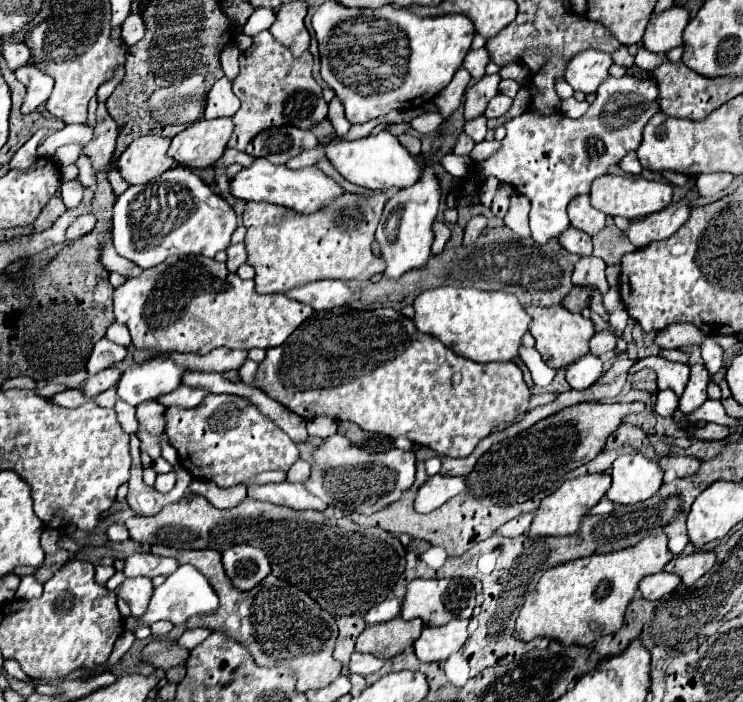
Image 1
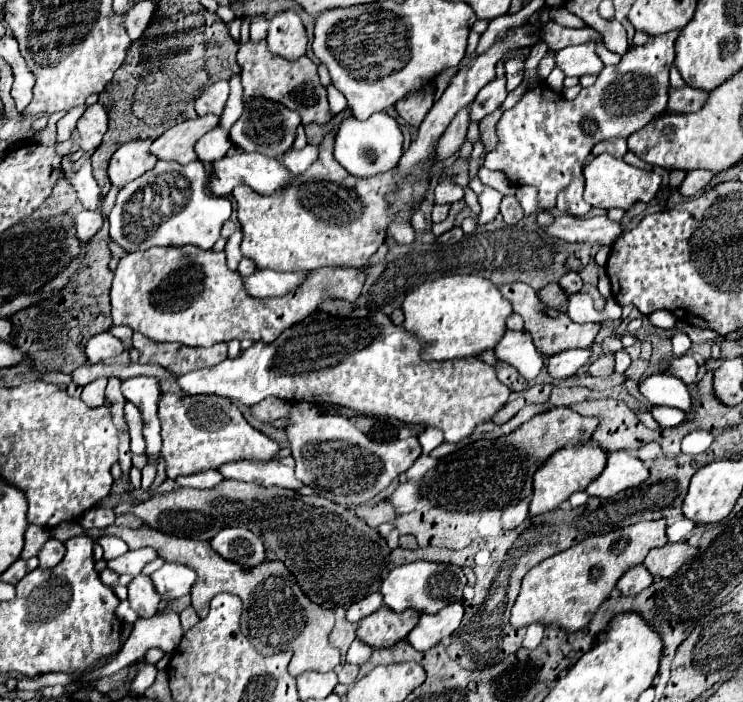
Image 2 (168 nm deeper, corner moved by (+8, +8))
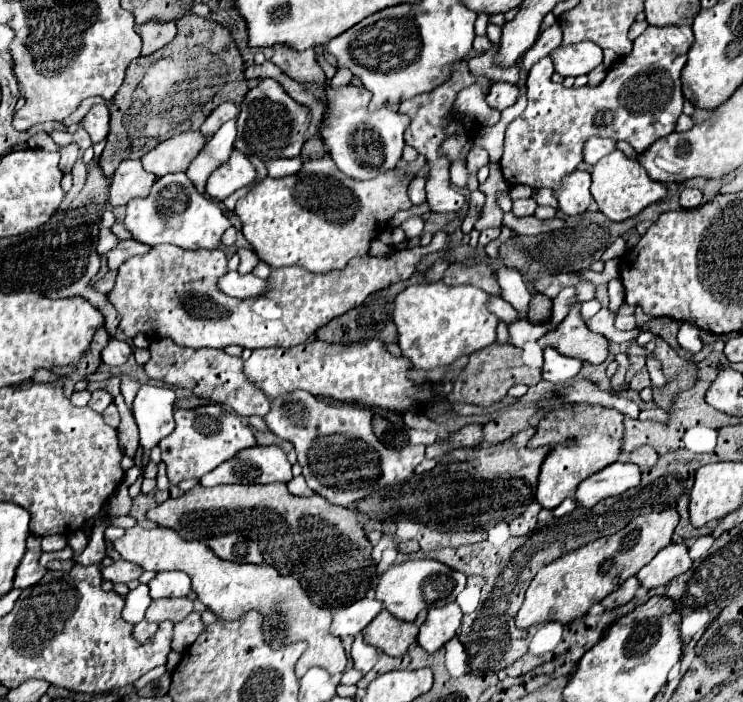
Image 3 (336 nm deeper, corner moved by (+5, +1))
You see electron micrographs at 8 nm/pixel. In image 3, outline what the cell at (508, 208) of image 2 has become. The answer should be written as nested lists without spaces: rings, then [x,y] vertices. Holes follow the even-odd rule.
[[[522,199],[522,201],[514,201],[512,205],[512,215],[516,217],[526,217],[526,215],[532,215],[536,209],[534,205],[534,199]]]

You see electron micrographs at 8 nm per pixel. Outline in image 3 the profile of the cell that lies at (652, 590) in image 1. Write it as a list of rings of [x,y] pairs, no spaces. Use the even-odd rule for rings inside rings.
[[[630,577],[628,581],[624,581],[614,593],[610,593],[608,597],[602,599],[602,605],[606,609],[614,609],[614,607],[620,607],[620,605],[626,605],[630,603],[634,597],[636,597],[636,591],[640,589],[640,581],[638,577]]]

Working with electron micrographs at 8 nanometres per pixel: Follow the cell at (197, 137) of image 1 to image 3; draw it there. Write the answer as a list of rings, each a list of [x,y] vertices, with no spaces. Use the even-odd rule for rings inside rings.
[[[186,131],[166,141],[160,141],[156,149],[148,151],[142,157],[142,165],[146,171],[154,173],[156,177],[162,177],[166,173],[186,171],[190,161],[200,153],[204,145],[206,145],[206,135],[202,135],[200,131]]]

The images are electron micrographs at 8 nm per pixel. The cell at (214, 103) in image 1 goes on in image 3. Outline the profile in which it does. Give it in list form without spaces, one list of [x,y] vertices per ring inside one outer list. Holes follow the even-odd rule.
[[[224,101],[224,103],[220,103],[220,105],[206,117],[206,121],[202,123],[200,131],[202,131],[204,135],[214,135],[214,133],[220,129],[222,123],[226,123],[228,119],[236,119],[236,117],[238,117],[238,107],[236,107],[232,101]]]

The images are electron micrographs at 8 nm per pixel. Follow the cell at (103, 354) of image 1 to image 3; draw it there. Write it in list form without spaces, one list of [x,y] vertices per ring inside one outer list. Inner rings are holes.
[[[110,339],[108,345],[102,349],[102,361],[110,367],[124,365],[132,355],[132,347],[122,339]]]

